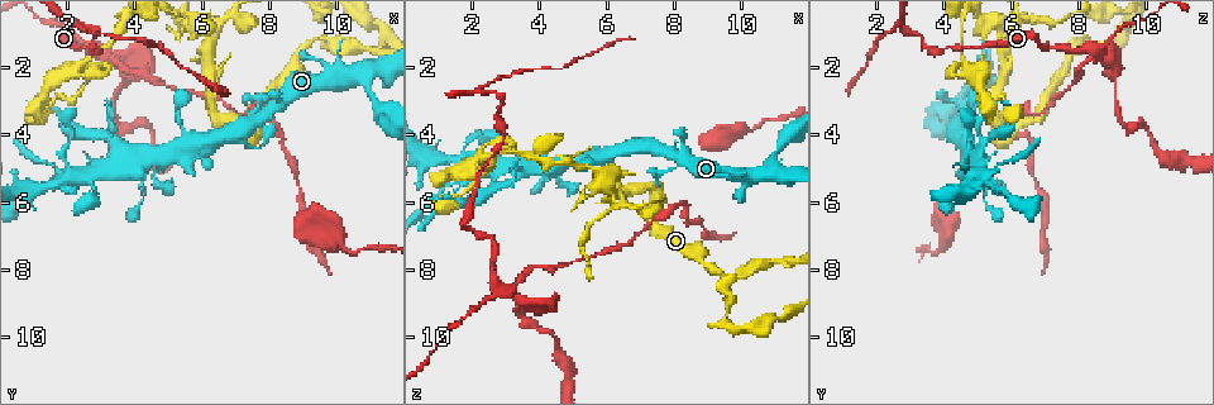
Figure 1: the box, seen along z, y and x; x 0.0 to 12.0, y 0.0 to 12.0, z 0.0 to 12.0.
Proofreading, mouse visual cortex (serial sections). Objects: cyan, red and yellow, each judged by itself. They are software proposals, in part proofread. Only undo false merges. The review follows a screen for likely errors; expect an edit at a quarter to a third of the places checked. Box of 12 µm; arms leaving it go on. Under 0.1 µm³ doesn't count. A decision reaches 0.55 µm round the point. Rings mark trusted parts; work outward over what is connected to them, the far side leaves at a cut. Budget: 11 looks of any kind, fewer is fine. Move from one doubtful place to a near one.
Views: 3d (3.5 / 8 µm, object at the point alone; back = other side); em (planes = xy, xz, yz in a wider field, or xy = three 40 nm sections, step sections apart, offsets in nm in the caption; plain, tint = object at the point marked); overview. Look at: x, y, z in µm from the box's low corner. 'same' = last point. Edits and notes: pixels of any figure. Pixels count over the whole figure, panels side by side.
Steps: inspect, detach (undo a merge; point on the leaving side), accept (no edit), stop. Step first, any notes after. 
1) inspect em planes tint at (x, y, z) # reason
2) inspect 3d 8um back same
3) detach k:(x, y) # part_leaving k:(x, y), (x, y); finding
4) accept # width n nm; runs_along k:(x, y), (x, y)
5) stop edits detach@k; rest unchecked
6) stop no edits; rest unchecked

inspect 3d 3.5um at (9.6, 1.2, 8.2) # abrupt turn

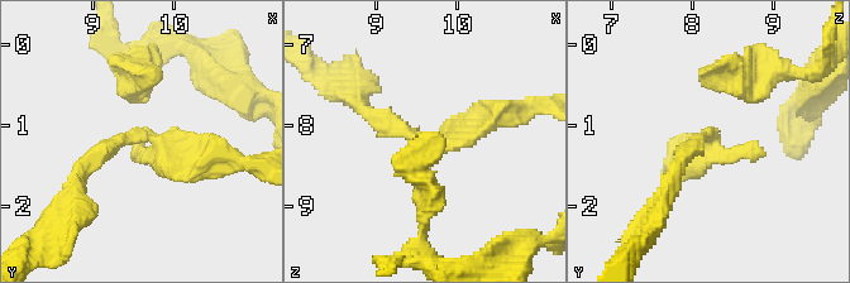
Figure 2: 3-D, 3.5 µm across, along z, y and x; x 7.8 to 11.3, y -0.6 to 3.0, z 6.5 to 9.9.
inspect em xy step 5 tint at (9.50, 1.10, 8.20)

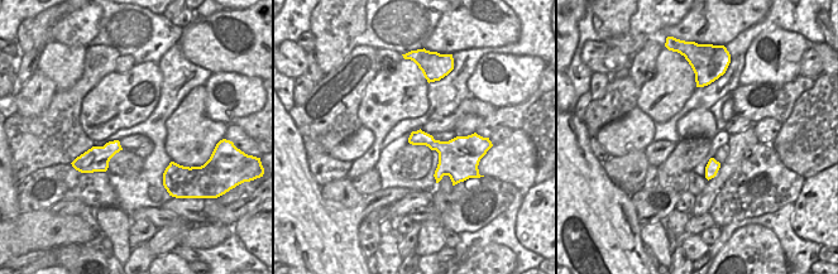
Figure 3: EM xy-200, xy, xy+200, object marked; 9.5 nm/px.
accept # runs_along 2:(77, 178), (128, 135), (205, 166); one cell here

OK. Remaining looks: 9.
inspect 3d 3.5um back at (3.2, 4.1, 5.4) # a narrow waist

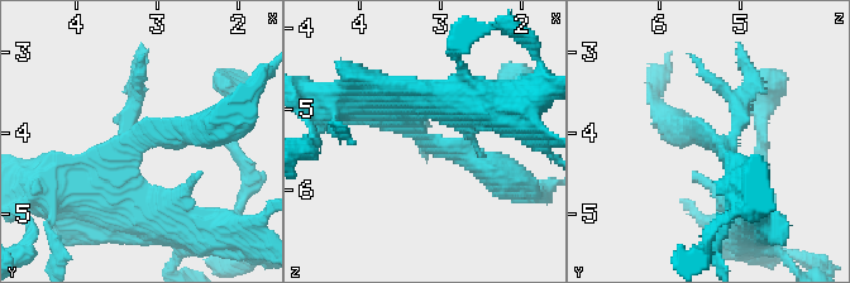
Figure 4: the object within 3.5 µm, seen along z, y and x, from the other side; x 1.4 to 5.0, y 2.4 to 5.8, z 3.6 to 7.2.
inspect em xy step 3 tint at (3.20, 4.05, 5.40) # shape alone is not enough

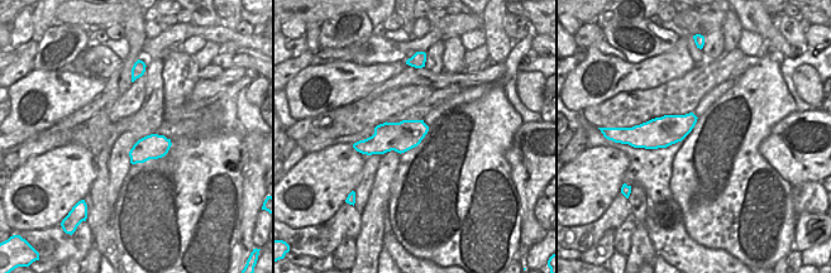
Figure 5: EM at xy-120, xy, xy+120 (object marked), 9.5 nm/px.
accept # continuous, no second cell

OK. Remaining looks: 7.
inspect 3d 3.5um at (7.6, 4.1, 5.8) # sharp bend

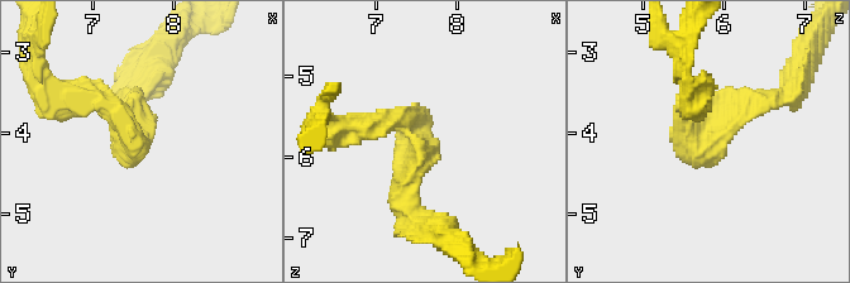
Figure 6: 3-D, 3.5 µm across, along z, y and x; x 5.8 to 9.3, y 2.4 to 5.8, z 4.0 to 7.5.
inspect em planes tint at (7.50, 4.05, 5.75) # arm_widths 200, 250 nm

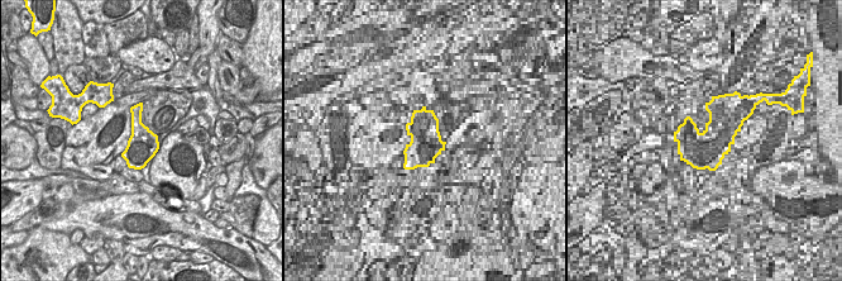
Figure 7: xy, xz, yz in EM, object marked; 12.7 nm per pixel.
accept # all the same cell

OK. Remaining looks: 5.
inspect 3d 3.5um back at (3.1, 1.6, 8.6) # four or more arms meet

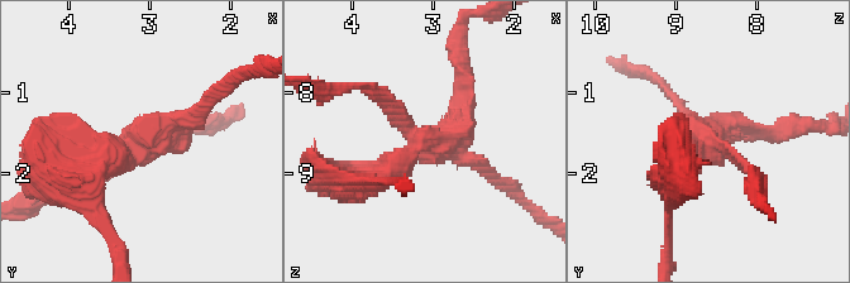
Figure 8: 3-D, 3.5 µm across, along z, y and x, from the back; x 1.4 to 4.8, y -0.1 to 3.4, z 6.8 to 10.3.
inspect em planes tint at (3.15, 1.65, 8.60) # arms 4; arm_widths 150, 200, 200, 300 nm

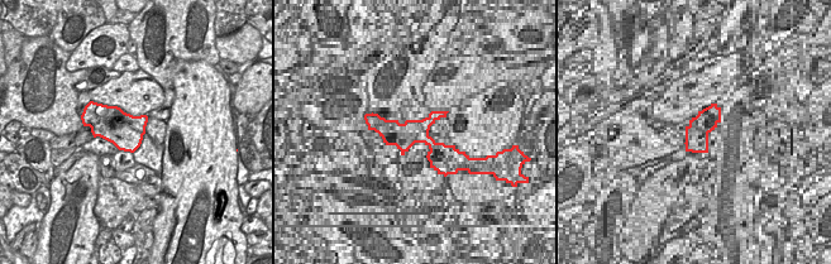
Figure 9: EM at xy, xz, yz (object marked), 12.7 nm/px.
detach 8:(511, 185) # width 460 nm; part_leaving 8:(414, 130), (367, 87), (316, 91); a second cell is stuck on

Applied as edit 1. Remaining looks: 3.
inspect overview

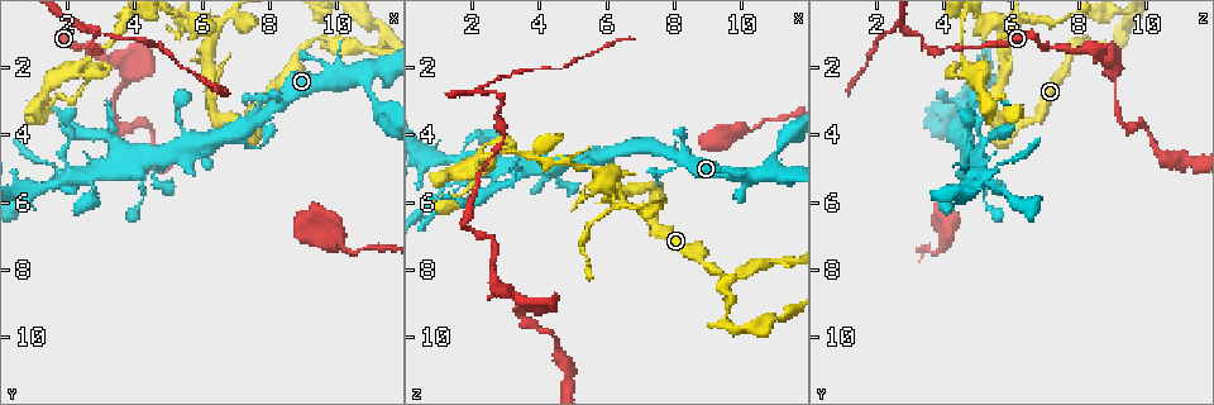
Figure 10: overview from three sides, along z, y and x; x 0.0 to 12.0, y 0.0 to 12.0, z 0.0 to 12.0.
inspect 3d 3.5um at (2.6, 1.8, 4.6) # three-way junction

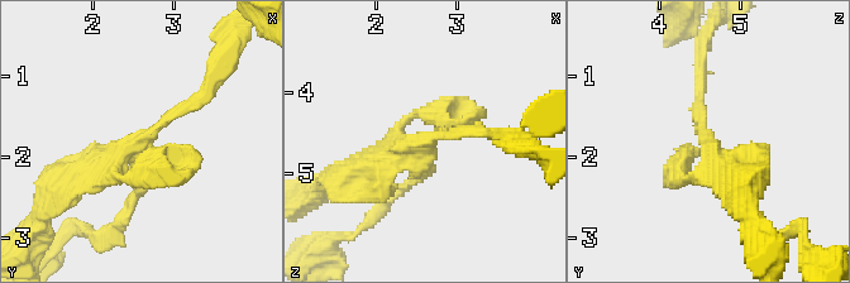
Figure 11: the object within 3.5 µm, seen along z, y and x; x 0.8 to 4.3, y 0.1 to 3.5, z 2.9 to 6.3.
inspect em xy step 3 tint at (2.60, 1.80, 4.65) # need the tissue

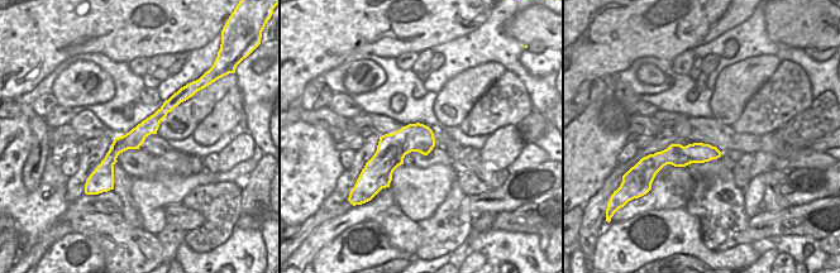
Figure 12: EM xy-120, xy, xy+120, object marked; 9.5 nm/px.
accept # runs_along 11:(209, 91), (104, 168), (76, 176); all the same cell

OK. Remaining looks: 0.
stop edits detach@8; rest unchecked

